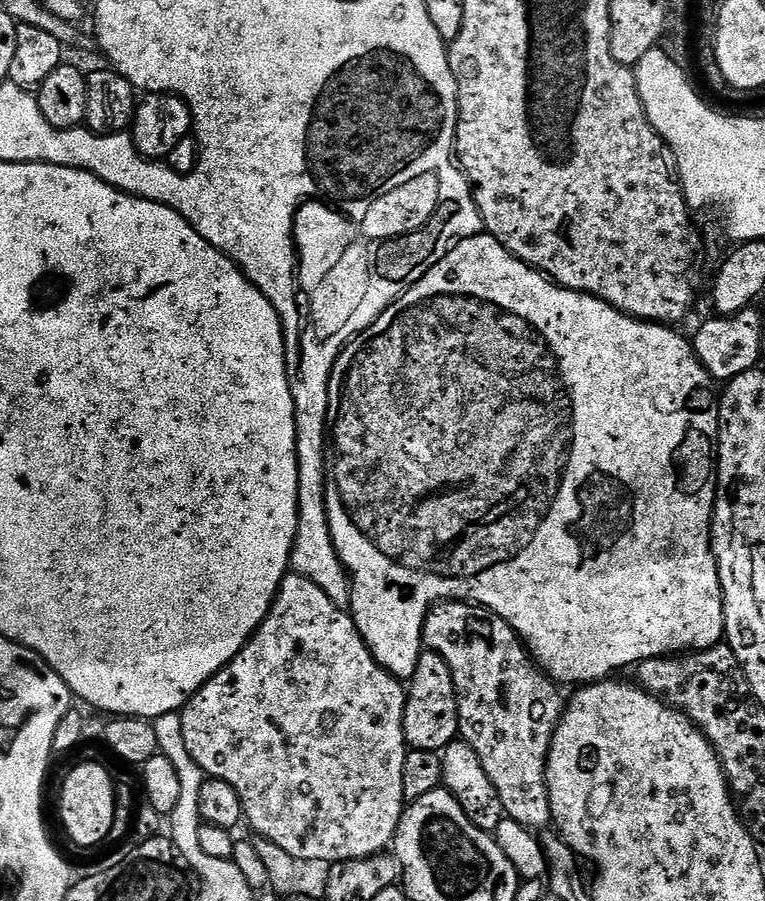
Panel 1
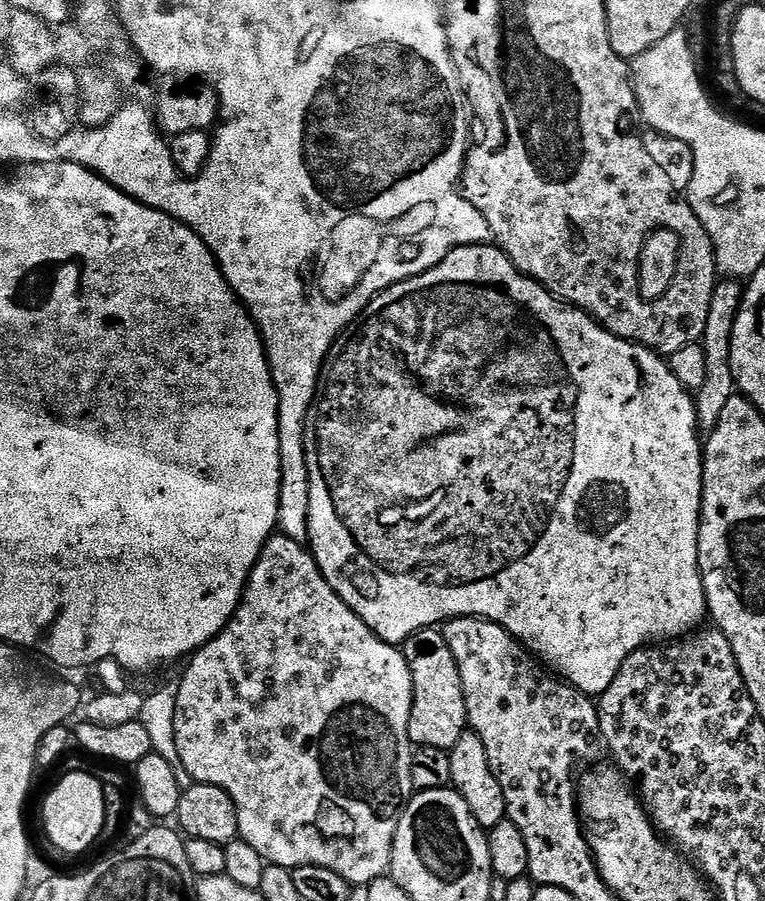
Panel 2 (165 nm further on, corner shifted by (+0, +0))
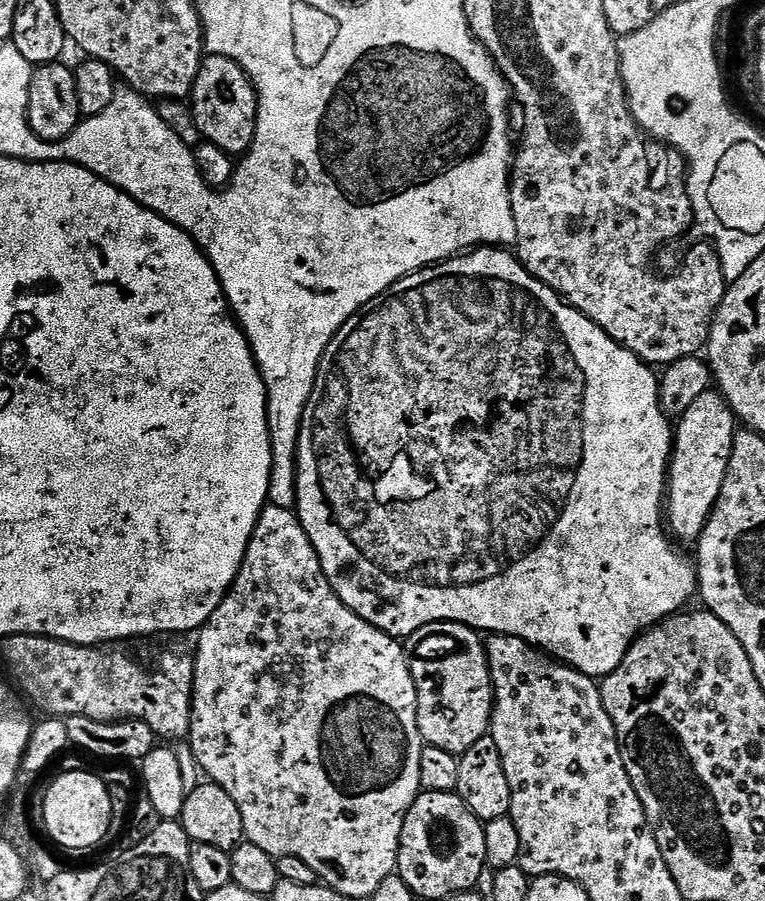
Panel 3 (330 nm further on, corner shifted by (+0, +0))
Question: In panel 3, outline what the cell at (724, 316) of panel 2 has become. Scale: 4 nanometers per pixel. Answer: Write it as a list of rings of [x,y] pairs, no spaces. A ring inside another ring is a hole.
[[[716,390],[702,394],[702,398],[697,398],[690,405],[690,410],[678,418],[674,428],[672,459],[668,462],[666,528],[681,545],[692,546],[699,541],[718,500],[737,431],[738,421],[732,407]]]

